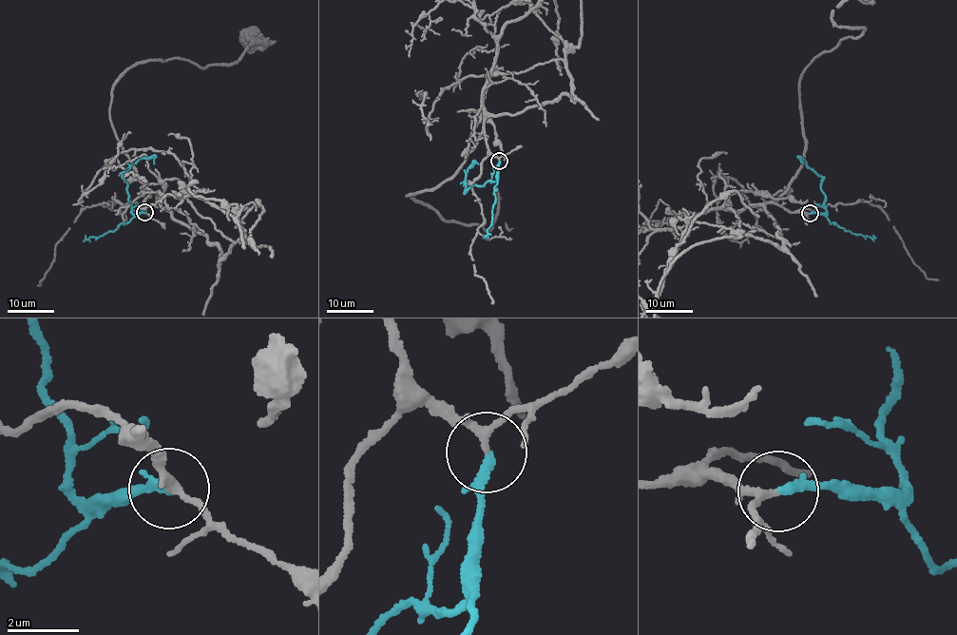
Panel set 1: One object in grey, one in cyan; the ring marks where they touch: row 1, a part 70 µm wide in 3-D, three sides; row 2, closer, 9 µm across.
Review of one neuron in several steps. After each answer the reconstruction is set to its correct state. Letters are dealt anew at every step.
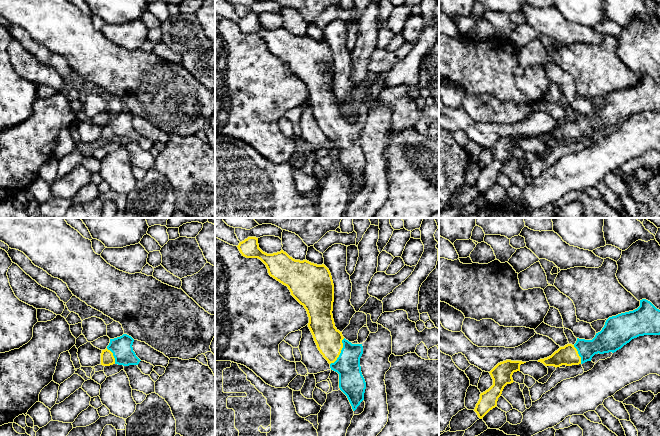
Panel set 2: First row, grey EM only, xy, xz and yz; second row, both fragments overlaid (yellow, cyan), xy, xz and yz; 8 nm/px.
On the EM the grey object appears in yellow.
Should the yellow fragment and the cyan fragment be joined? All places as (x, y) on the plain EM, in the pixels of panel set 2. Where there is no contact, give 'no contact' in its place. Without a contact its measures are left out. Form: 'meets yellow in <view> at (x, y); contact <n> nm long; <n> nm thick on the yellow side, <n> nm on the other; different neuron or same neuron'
meets yellow in xz at (340, 128); contact 240 nm long; 220 nm thick on the yellow side, 200 nm on the other; same neuron

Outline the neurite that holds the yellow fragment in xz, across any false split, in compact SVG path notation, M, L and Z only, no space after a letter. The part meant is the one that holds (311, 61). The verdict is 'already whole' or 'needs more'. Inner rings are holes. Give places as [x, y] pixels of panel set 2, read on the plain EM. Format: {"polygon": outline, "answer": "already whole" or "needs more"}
{"polygon": "M248 13L237 22L242 32L258 34L267 43L271 53L287 62L291 71L307 87L308 103L313 111L318 126L330 140L331 146L339 150L339 164L347 172L353 187L364 176L366 158L361 148L360 134L363 130L362 120L352 120L346 116L336 103L333 95L334 60L329 45L307 36L295 36L286 28L267 30L259 24L258 14Z", "answer": "needs more"}

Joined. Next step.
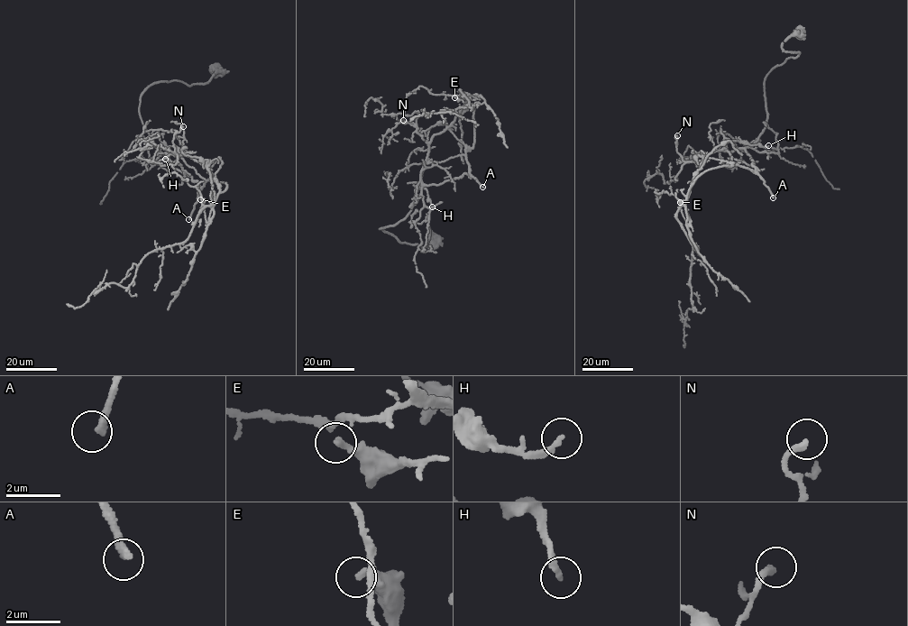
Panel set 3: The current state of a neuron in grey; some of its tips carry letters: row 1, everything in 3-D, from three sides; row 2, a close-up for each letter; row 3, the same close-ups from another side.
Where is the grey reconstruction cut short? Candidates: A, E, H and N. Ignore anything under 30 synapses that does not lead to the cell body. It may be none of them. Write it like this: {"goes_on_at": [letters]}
{"goes_on_at": ["A"]}

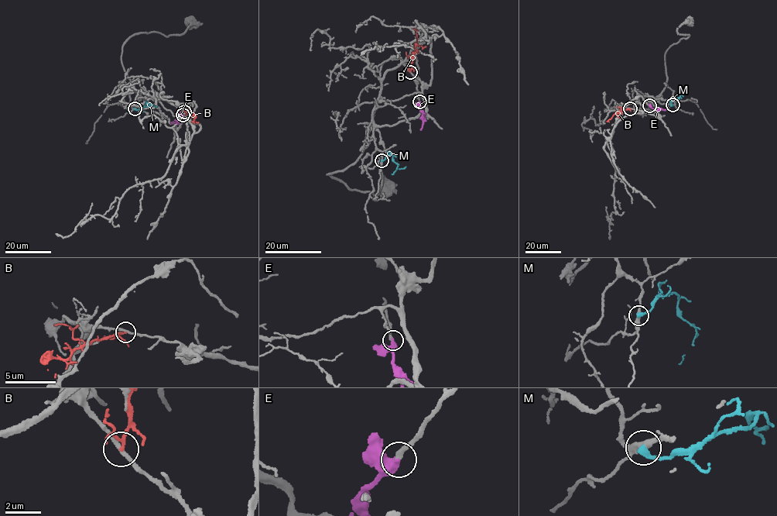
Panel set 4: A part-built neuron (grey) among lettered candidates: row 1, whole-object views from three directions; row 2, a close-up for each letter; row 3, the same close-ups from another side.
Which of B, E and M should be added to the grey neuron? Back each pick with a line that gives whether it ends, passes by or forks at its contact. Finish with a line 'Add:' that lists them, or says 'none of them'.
E: it ends there
Add: E

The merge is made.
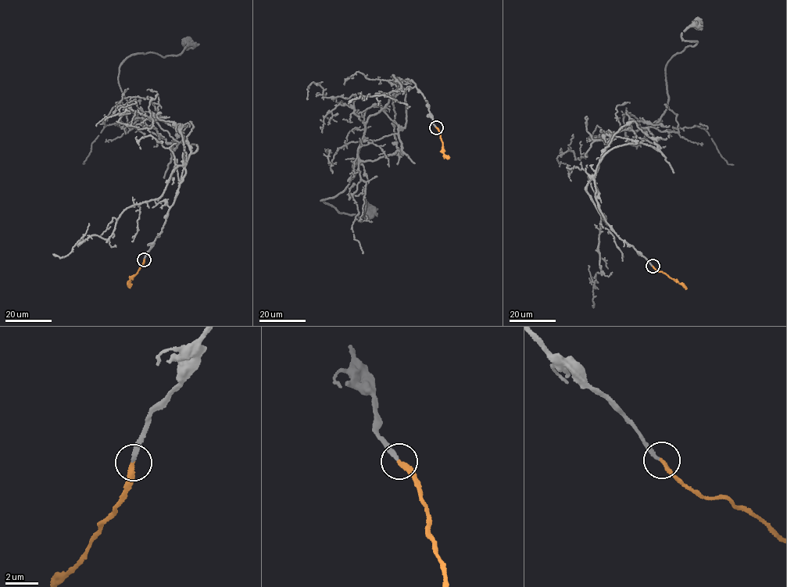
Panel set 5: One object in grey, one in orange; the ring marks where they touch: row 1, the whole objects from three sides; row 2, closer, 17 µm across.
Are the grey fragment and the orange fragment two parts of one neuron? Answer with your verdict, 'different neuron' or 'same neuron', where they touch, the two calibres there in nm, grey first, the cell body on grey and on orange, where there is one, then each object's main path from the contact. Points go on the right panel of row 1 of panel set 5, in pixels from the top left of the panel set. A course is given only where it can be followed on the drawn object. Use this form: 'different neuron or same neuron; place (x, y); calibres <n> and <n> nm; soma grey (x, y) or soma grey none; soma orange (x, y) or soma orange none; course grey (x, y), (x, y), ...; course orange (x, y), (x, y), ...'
same neuron; place (652, 266); calibres 240 and 260 nm; soma grey (696, 23); soma orange none; course grey (652, 266), (606, 222), (594, 177), (612, 134), (659, 120), (667, 65), (697, 42), (681, 36), (697, 24); course orange (652, 266), (677, 280), (686, 289)

